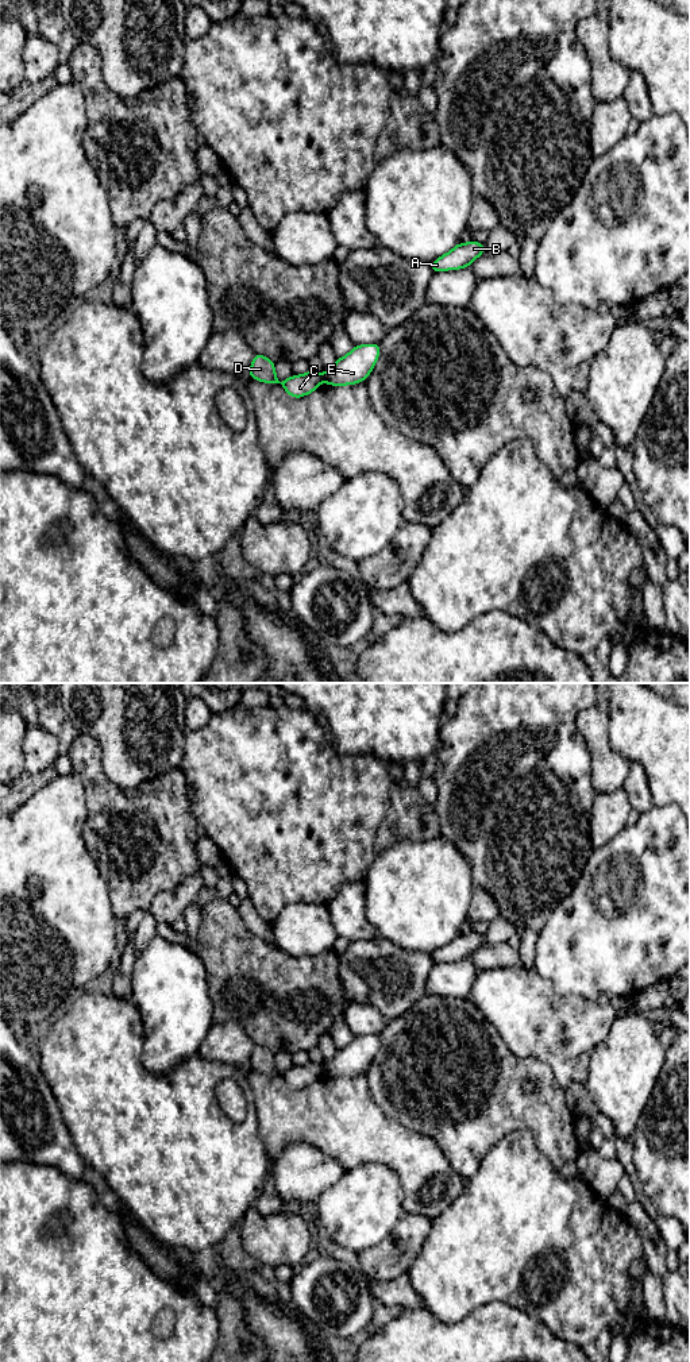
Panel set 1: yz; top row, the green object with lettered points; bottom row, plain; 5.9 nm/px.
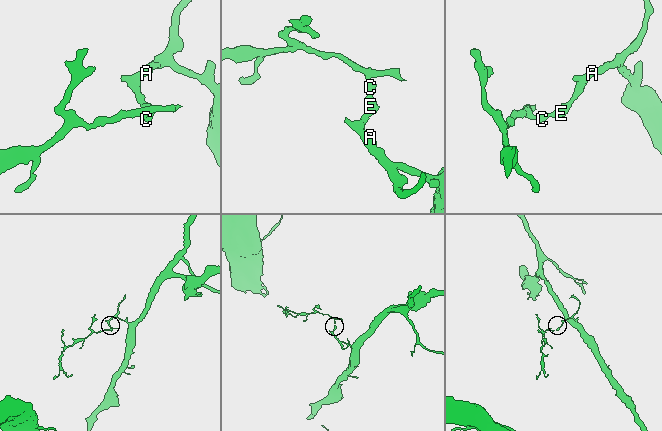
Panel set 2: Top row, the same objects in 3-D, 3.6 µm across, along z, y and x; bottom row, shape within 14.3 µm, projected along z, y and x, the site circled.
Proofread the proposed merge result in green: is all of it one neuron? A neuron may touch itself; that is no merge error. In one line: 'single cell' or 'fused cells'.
fused cells

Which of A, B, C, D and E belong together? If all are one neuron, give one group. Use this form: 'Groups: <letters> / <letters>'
Groups: A B E / C D

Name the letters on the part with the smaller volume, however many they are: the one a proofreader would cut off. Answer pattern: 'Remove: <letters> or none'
Remove: C, D

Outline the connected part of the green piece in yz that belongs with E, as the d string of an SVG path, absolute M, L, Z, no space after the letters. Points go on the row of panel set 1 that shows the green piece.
M379 343L354 346L335 366L323 374L323 381L331 386L355 385L367 378L379 356Z

